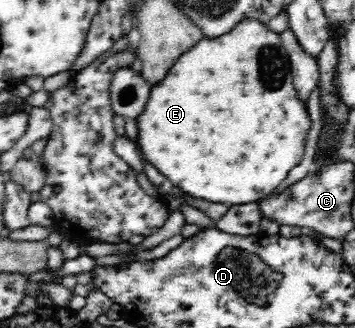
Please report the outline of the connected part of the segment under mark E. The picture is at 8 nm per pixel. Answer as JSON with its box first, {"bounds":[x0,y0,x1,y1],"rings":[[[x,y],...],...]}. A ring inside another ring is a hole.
{"bounds":[135,17,311,205],"rings":[[[246,17],[242,21],[238,21],[224,35],[212,38],[204,36],[186,53],[182,53],[168,70],[166,77],[151,85],[150,99],[146,103],[146,109],[135,120],[138,123],[138,153],[144,161],[154,165],[172,185],[180,187],[184,193],[190,193],[194,197],[208,199],[214,203],[230,203],[230,205],[252,203],[252,201],[266,197],[268,193],[272,193],[287,178],[289,171],[303,161],[307,136],[311,129],[308,109],[298,98],[293,86],[290,61],[281,40],[281,34],[271,31],[264,22],[258,21],[254,17]]]}

